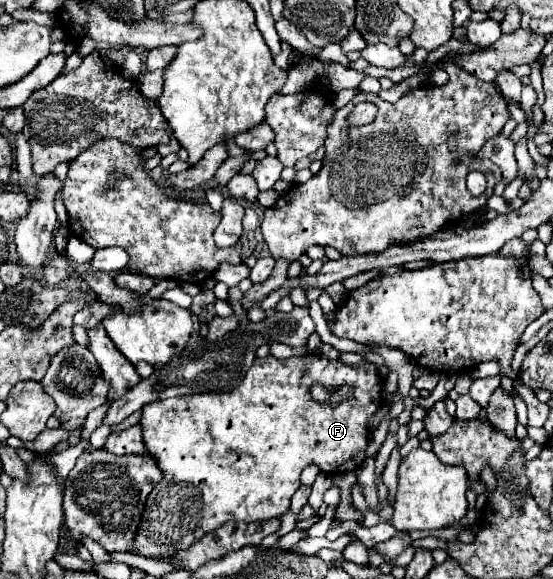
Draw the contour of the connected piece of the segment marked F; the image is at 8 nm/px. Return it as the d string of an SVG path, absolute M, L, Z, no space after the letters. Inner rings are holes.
M272 355L254 361L254 365L246 371L242 383L232 389L230 393L196 393L196 395L186 395L186 397L178 397L178 399L164 399L164 401L152 401L146 403L142 407L142 435L144 435L144 445L146 445L146 453L150 453L150 457L156 459L160 471L162 471L162 479L156 483L154 491L150 491L144 511L142 511L142 519L134 537L134 553L142 555L142 557L174 557L178 551L192 547L198 539L202 539L202 535L214 531L216 527L222 527L228 521L244 521L244 523L256 523L256 521L266 521L272 517L282 517L288 507L290 507L290 497L294 495L294 491L300 487L300 473L308 463L316 463L320 465L320 469L327 474L343 474L356 471L364 461L364 451L370 439L370 427L368 421L370 417L378 411L378 407L382 405L382 391L384 391L384 383L382 377L376 375L376 369L372 363L364 363L360 367L346 367L340 359L326 359L320 355L300 355L300 357L290 357L290 359L276 359ZM318 381L320 385L352 385L354 387L354 399L352 401L344 401L338 407L328 407L328 405L320 405L312 399L310 395L310 385Z

